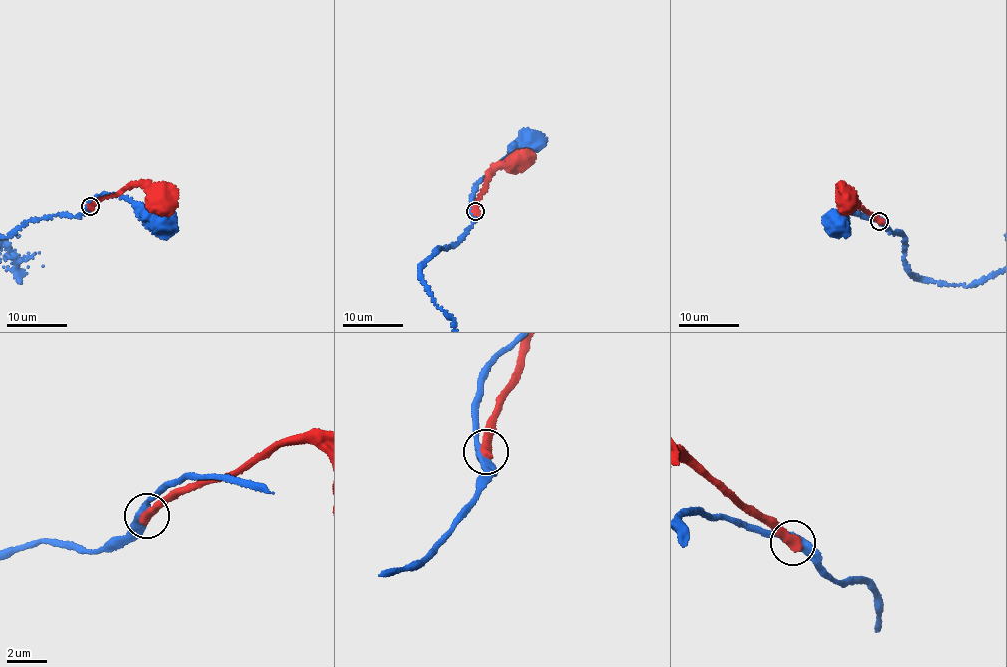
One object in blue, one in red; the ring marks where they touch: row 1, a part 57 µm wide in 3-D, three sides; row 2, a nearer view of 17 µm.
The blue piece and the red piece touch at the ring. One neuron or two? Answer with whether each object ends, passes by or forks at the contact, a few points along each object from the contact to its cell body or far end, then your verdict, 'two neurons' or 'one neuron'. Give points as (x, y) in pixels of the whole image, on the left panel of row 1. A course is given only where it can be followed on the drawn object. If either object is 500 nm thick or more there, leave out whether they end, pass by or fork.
blue runs (89, 206), (102, 193), (111, 193), (160, 218); red runs (91, 206), (130, 185), (140, 184), (161, 199); two neurons

